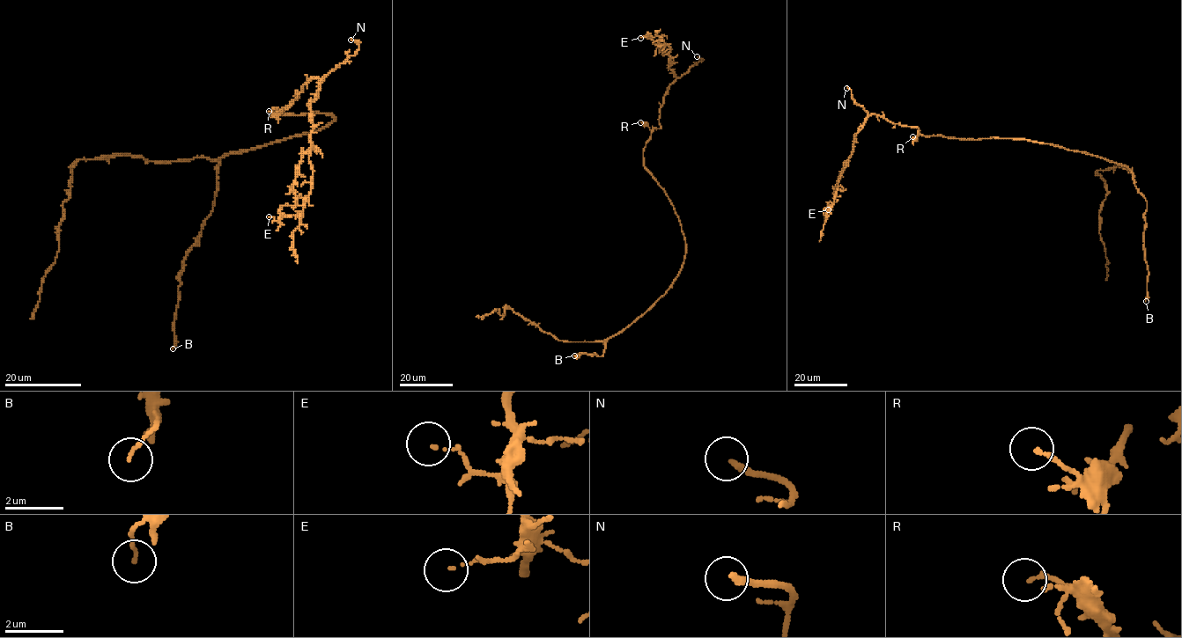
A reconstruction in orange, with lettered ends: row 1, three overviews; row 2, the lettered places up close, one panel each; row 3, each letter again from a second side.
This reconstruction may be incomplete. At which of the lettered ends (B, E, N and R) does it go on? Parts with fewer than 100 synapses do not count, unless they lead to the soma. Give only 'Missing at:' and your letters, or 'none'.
Missing at: N

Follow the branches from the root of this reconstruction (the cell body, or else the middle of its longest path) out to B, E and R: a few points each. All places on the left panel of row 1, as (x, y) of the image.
B: (332, 121), (318, 131), (231, 152), (221, 158), (212, 211), (182, 264), (173, 348)
E: (332, 121), (273, 110), (320, 81), (295, 206), (269, 216)
R: (332, 121), (334, 117), (327, 113), (295, 115), (273, 112), (284, 106), (275, 114), (269, 111)

